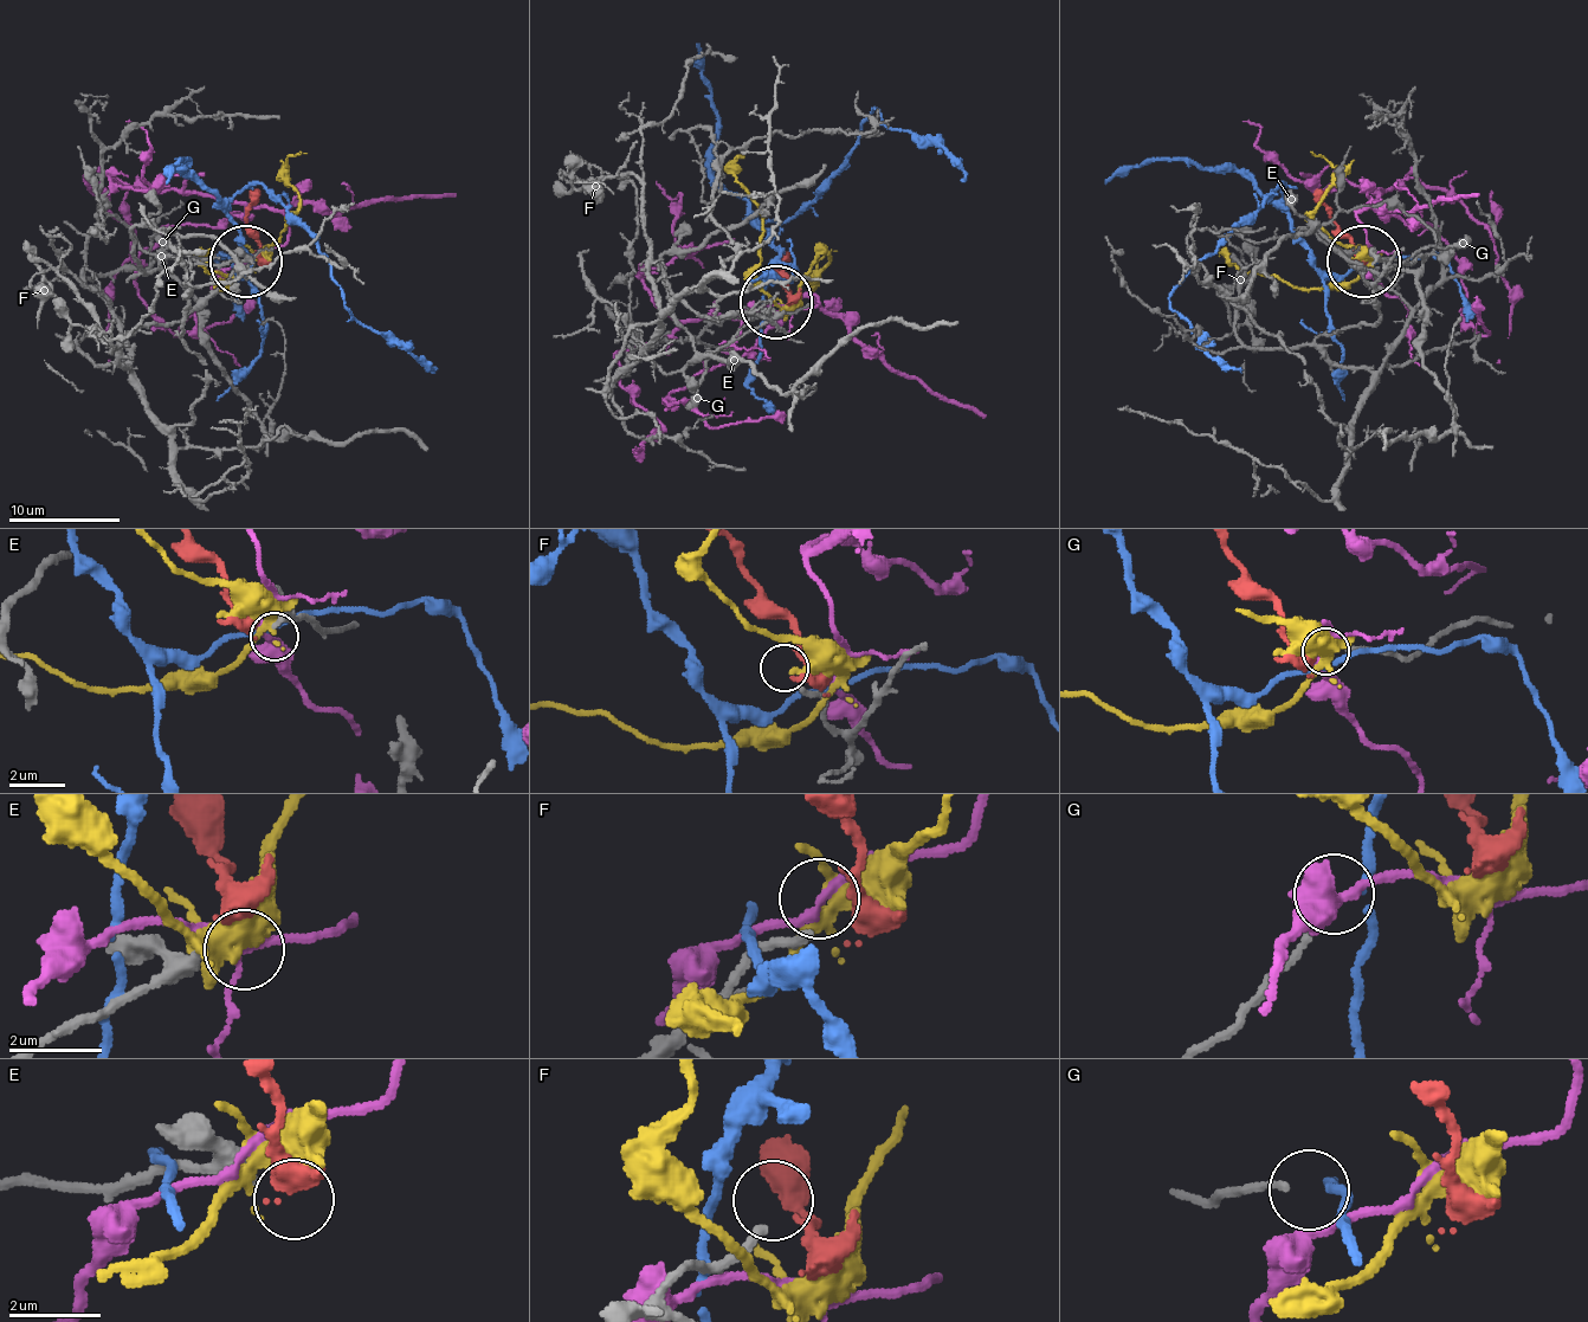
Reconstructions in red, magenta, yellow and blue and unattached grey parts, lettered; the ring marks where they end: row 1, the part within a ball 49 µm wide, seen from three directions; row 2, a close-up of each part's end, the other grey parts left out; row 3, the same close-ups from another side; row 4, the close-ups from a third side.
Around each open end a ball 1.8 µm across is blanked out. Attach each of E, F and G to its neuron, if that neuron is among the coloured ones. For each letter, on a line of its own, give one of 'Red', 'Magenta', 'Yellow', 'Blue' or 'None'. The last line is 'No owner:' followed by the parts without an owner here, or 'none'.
E: Red
F: None
G: None
No owner: F, G

